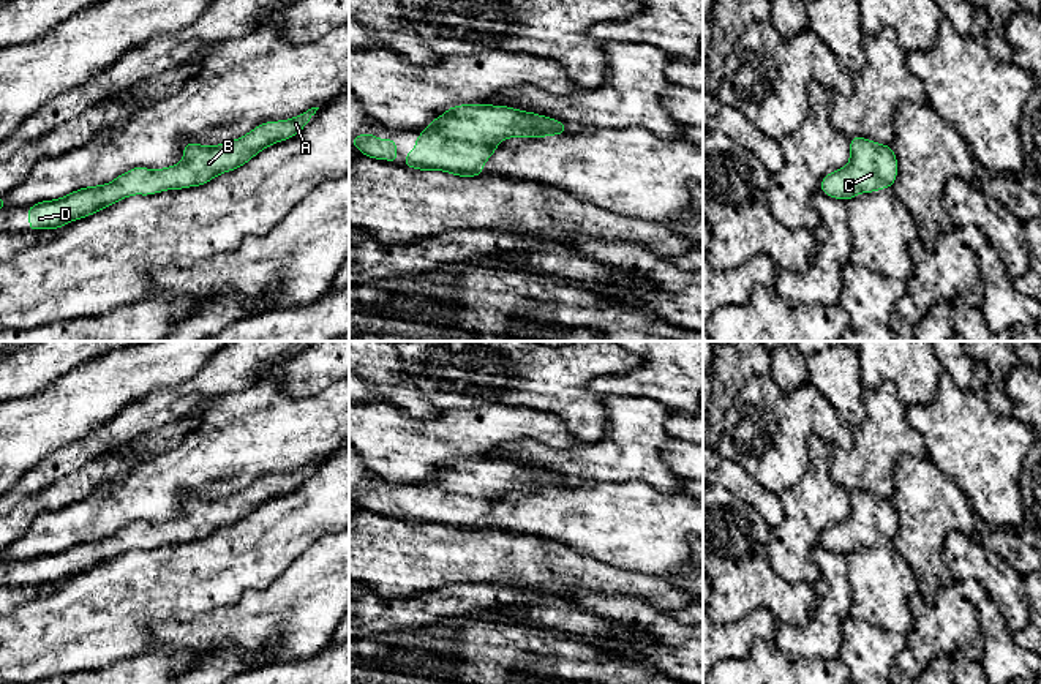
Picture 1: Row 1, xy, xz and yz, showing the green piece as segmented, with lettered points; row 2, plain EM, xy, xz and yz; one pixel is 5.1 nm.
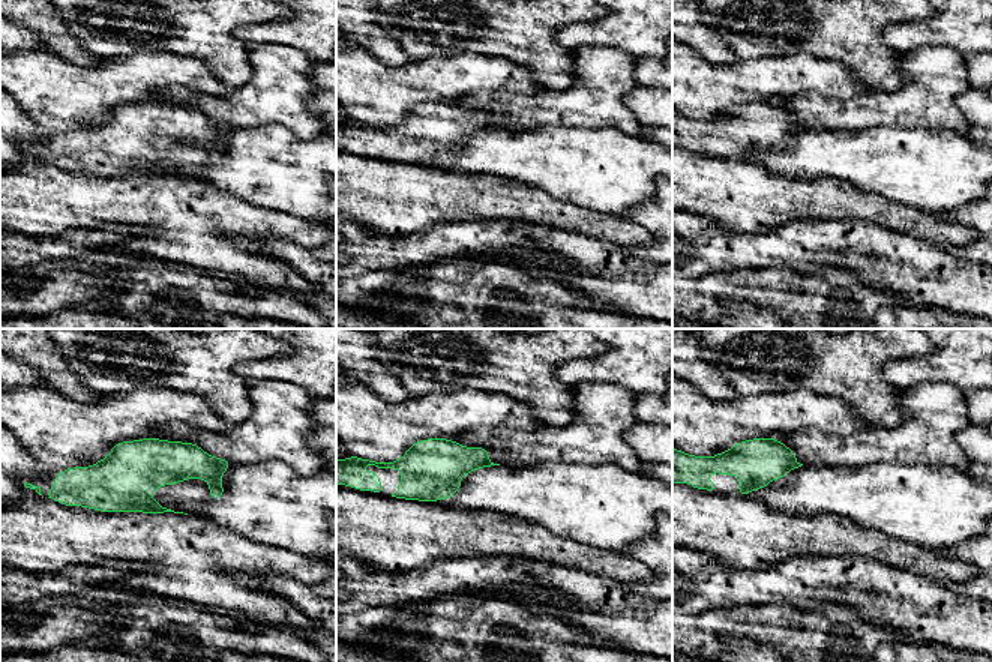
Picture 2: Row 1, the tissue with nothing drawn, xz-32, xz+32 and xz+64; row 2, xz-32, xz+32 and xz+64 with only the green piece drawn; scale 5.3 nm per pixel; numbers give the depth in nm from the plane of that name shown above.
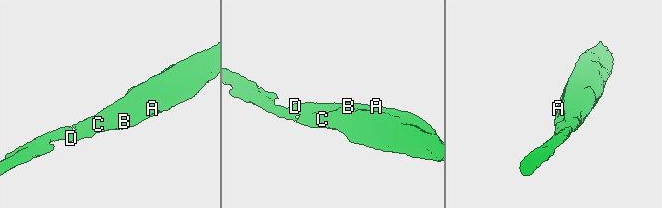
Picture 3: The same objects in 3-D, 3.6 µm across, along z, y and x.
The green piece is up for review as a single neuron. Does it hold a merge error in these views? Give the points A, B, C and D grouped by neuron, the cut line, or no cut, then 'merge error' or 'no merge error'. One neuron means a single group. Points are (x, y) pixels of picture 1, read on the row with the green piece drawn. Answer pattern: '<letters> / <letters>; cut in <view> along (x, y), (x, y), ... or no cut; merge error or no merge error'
A B C D; no cut; no merge error

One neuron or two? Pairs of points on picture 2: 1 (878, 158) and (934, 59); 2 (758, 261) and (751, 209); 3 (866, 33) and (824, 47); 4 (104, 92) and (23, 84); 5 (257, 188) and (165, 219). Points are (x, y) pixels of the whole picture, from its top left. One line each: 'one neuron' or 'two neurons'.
1: two neurons
2: two neurons
3: one neuron
4: one neuron
5: two neurons

